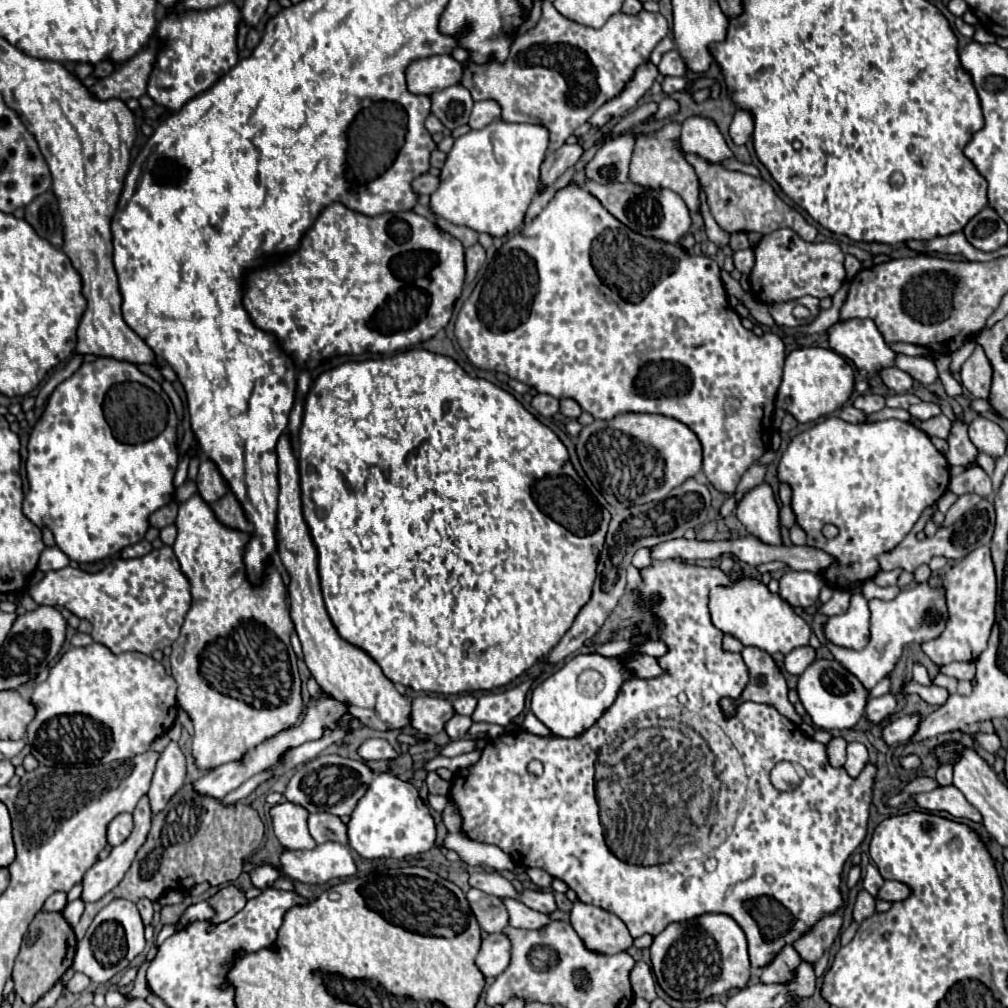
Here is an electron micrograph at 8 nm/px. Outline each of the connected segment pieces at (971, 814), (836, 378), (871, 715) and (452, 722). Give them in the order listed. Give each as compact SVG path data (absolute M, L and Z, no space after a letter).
M940 786L928 794L918 794L916 802L920 808L926 810L946 810L954 818L968 818L972 822L982 820L980 812L972 804L968 804L964 794L954 786Z
M796 348L786 356L784 378L778 388L776 404L790 412L798 422L814 422L844 406L854 390L854 370L844 356L828 348Z
M884 694L880 698L872 698L866 704L866 720L870 726L878 726L888 720L896 710L896 698L892 694Z
M452 716L446 722L444 730L450 736L450 740L460 740L460 738L466 738L466 732L468 732L470 726L472 726L472 718L470 716Z

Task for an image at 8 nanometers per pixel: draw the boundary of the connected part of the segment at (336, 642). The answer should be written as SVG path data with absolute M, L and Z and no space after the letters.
M282 434L278 438L276 444L276 454L278 454L278 484L280 484L280 494L278 494L278 512L276 512L276 540L278 540L278 548L276 554L280 558L280 562L284 564L288 576L290 576L290 616L296 628L296 634L300 638L302 644L302 652L304 652L304 662L308 666L308 670L312 672L312 676L316 678L316 682L320 684L320 688L324 692L328 692L330 696L334 696L336 700L342 700L348 708L350 714L356 716L358 720L362 720L362 724L376 728L376 730L400 730L410 722L410 702L398 694L398 690L394 688L394 684L382 674L380 666L360 648L352 646L350 642L346 642L344 638L338 636L324 600L322 600L322 592L320 592L320 578L318 578L318 552L316 546L312 542L308 524L302 516L302 502L300 502L300 474L298 474L298 460L294 456L292 450L292 442L290 442L290 434Z

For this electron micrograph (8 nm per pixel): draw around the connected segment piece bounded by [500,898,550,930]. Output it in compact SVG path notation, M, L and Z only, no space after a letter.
M500 898L502 904L508 910L508 922L514 928L528 928L528 930L538 930L550 922L550 916L542 916L540 912L534 912L532 908L524 906L520 900L514 898Z

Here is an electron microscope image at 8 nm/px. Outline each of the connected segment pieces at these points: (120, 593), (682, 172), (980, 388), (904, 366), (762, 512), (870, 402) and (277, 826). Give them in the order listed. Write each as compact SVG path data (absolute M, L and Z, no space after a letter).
M170 546L152 550L142 558L116 558L104 570L90 574L80 568L50 570L44 578L32 586L32 598L36 604L66 608L78 618L90 620L94 626L94 642L108 646L114 654L136 650L152 654L170 646L190 610L190 582L182 574L178 558Z
M666 124L654 136L638 136L632 162L630 162L630 180L644 188L668 188L682 196L686 206L696 212L700 210L700 186L694 168L678 152L676 140L680 136L680 124Z
M976 346L972 356L962 364L960 378L962 378L962 386L968 388L968 392L974 398L984 398L984 400L988 398L990 382L992 382L992 366L982 346Z
M896 354L894 366L908 372L914 380L918 380L920 384L932 384L934 380L938 380L938 370L932 362L932 358L912 358L906 354Z
M758 484L750 490L736 508L738 520L744 524L746 532L770 546L780 546L780 508L774 500L772 488L768 484Z
M860 394L854 402L852 402L854 408L862 410L864 414L872 414L872 412L878 412L884 408L884 398L878 396L878 394Z
M280 802L270 808L274 836L286 850L310 850L316 848L314 838L308 832L308 810L294 802Z

